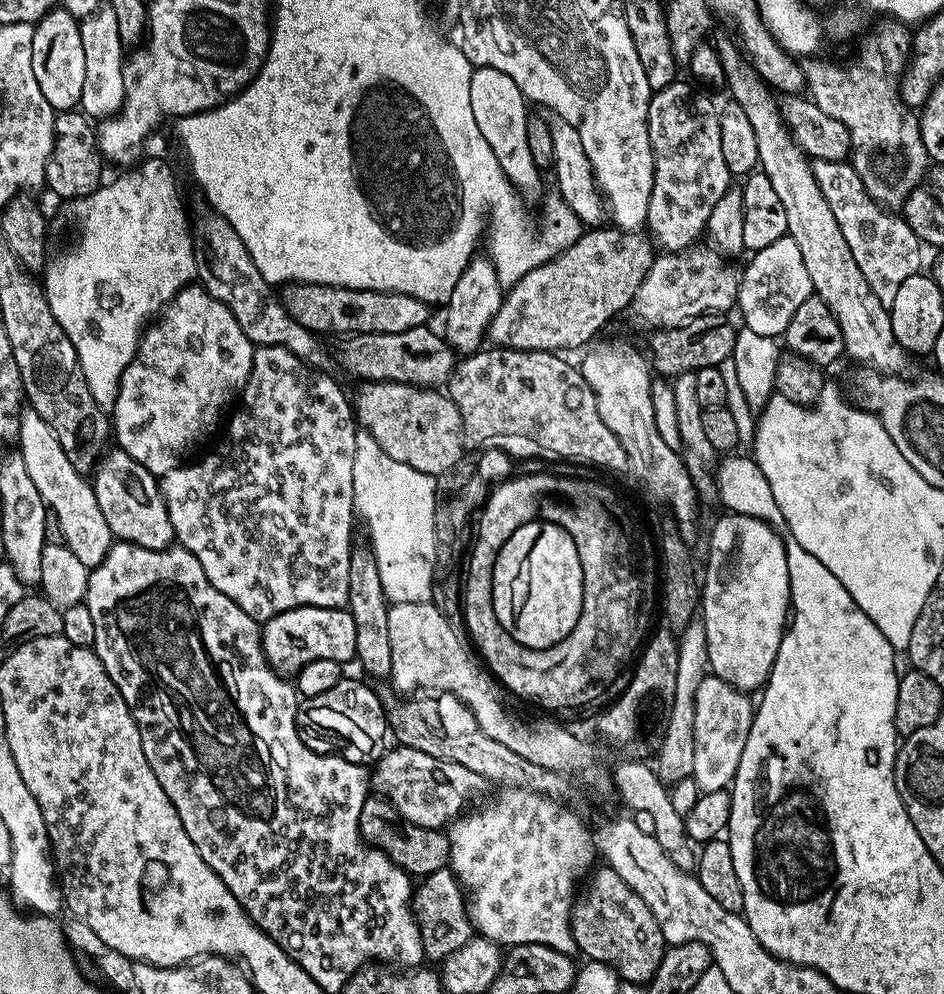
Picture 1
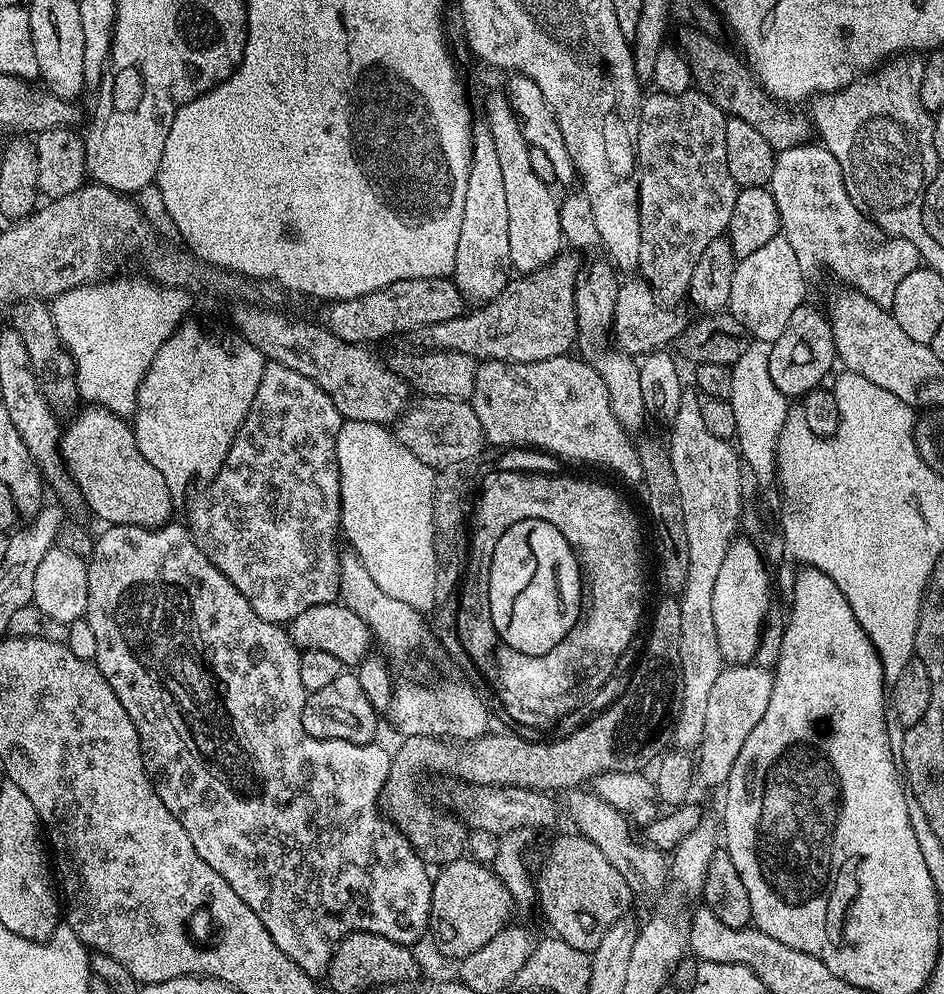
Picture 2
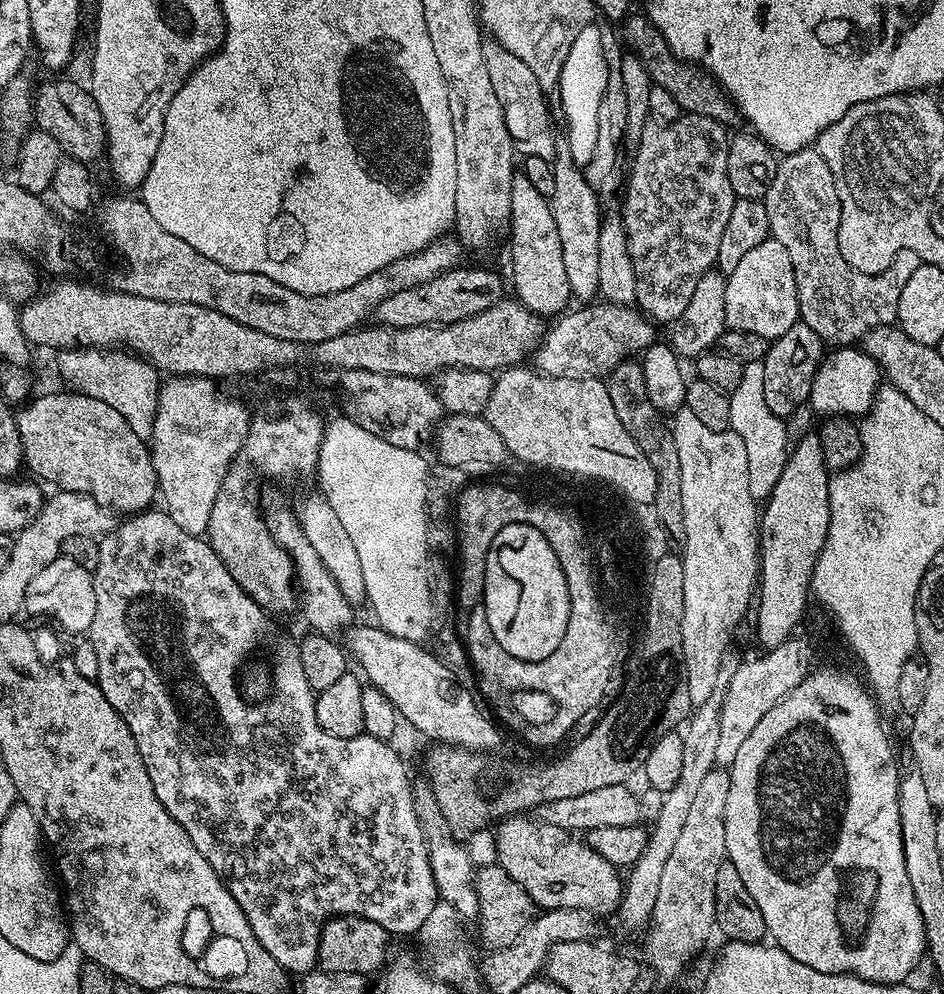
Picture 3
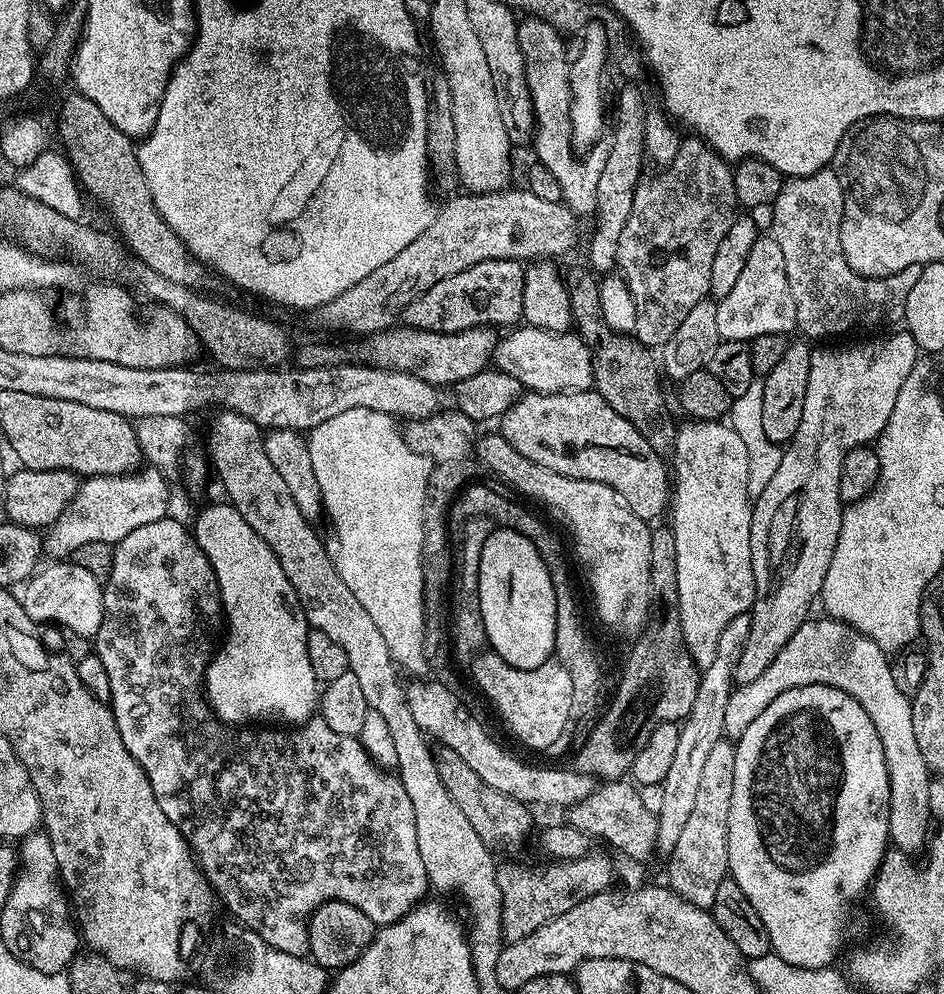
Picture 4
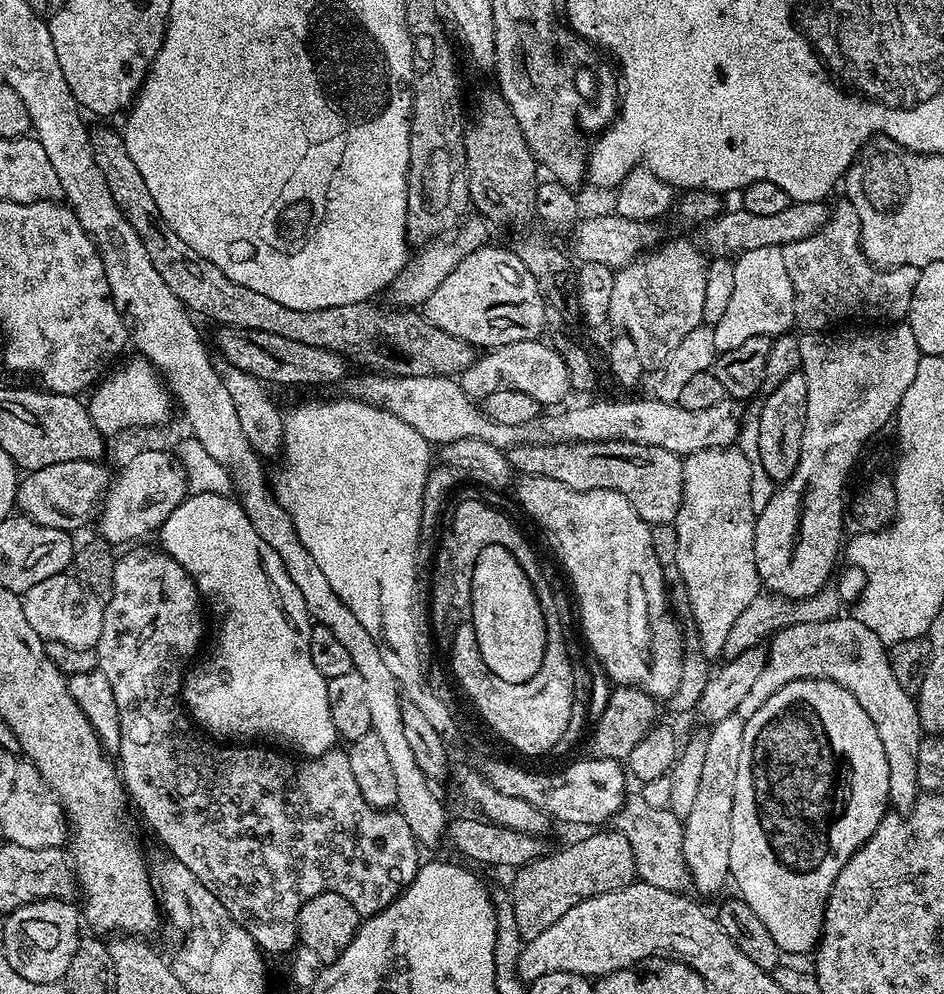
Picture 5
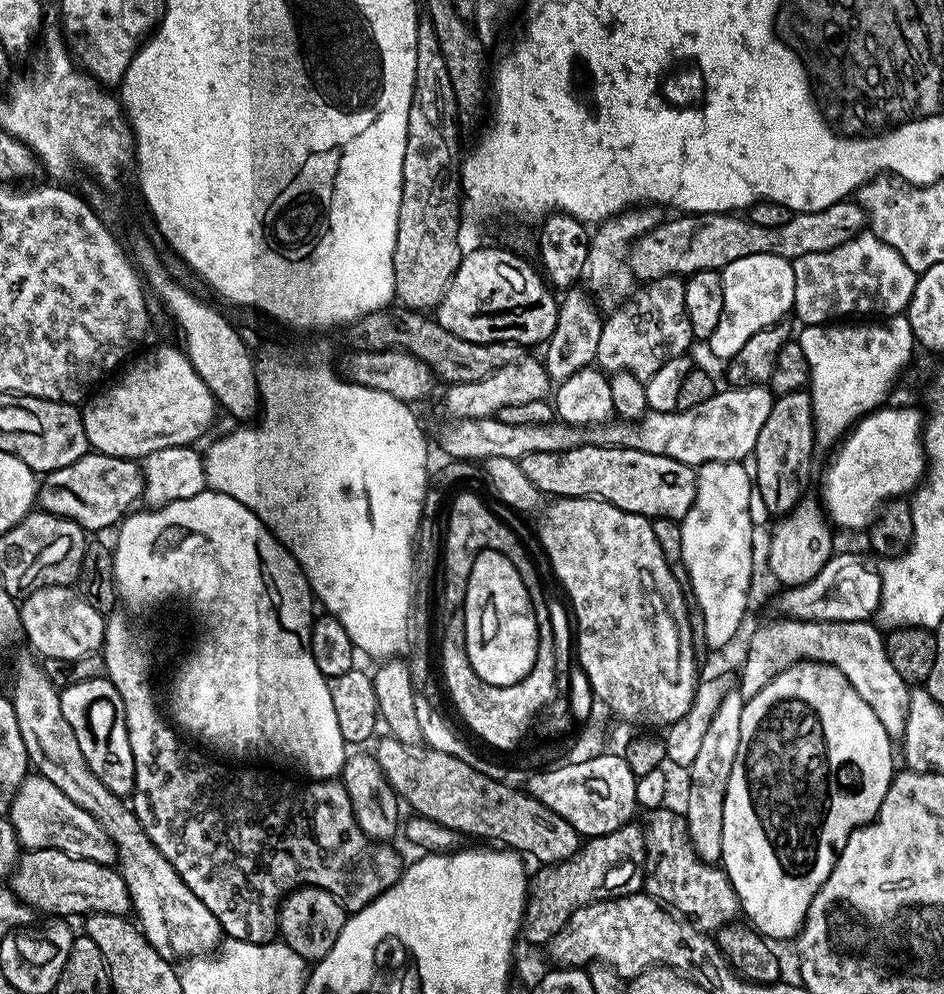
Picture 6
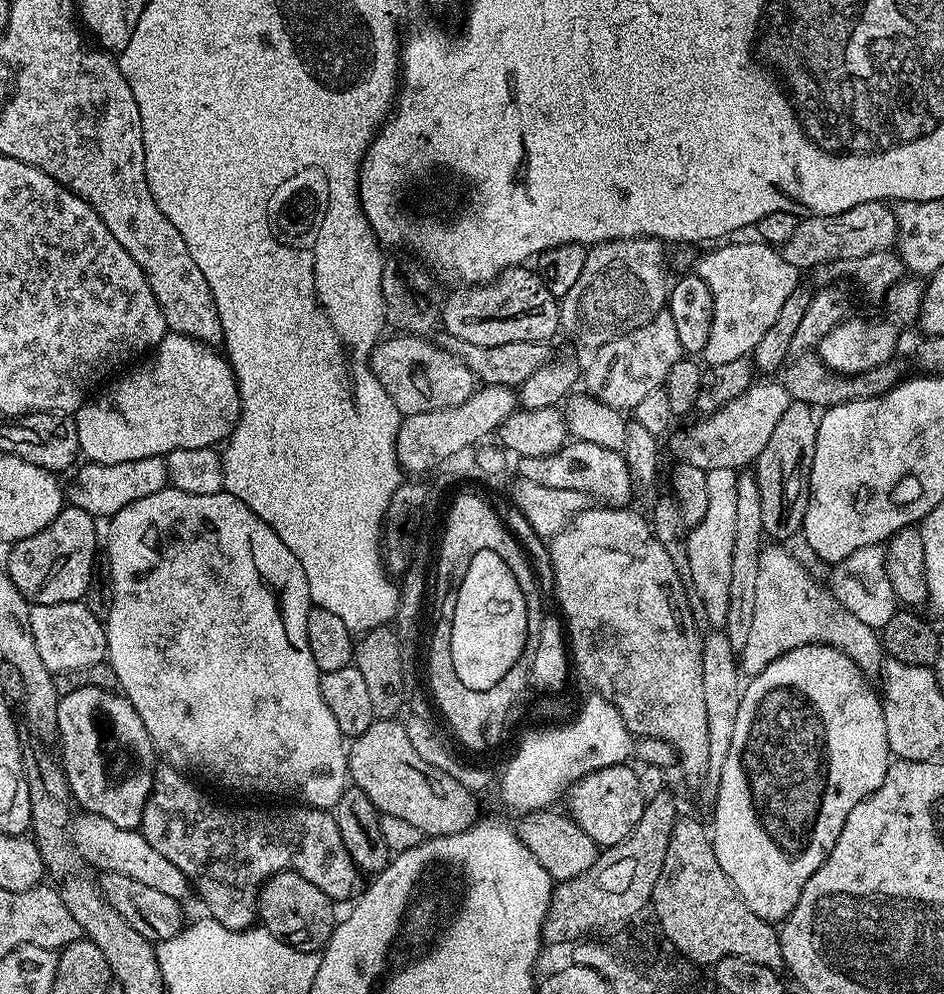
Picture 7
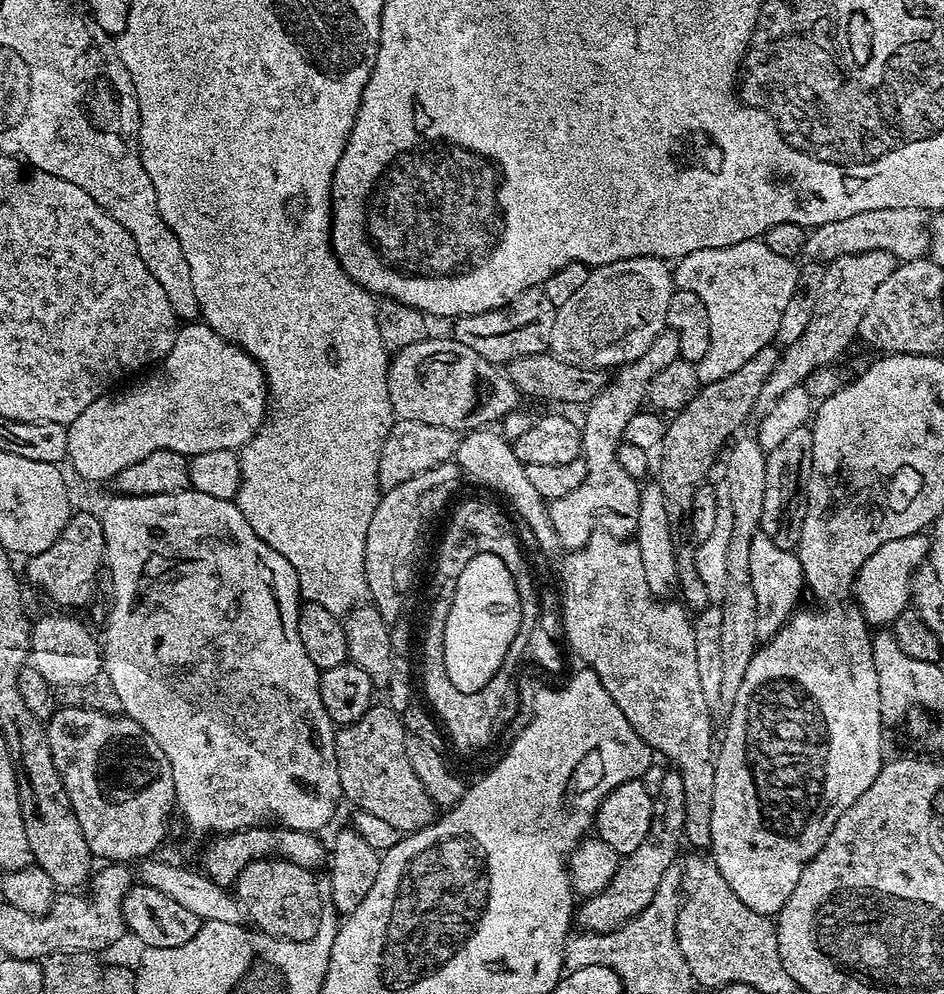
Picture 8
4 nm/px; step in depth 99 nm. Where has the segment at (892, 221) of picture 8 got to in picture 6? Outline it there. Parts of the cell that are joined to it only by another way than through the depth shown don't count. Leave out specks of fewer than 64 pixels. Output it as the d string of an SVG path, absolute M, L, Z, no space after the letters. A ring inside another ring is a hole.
M851 199L839 200L834 206L826 206L826 210L794 214L786 226L773 228L758 226L740 214L722 212L710 216L680 214L675 218L665 219L633 243L630 267L637 281L661 280L667 276L687 278L694 272L723 270L737 258L746 258L746 254L778 254L794 261L806 254L834 250L866 228L863 206Z

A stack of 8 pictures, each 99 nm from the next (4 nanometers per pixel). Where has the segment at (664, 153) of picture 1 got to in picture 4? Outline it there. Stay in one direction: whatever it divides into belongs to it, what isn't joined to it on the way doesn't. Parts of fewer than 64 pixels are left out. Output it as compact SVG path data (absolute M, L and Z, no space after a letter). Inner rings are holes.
M699 138L688 139L681 143L680 149L671 164L667 165L663 170L657 171L660 172L657 176L650 177L651 175L649 175L647 178L641 179L634 194L634 206L630 206L630 218L626 218L626 226L622 226L622 234L618 238L616 268L619 275L623 276L626 283L628 283L628 289L634 298L634 306L636 307L636 330L634 336L640 343L653 350L659 349L665 344L674 334L674 330L678 330L678 326L682 326L682 318L686 318L686 314L690 314L690 310L694 310L694 306L698 306L698 302L702 302L709 295L710 266L714 266L714 254L718 251L718 245L722 242L722 238L726 238L726 230L730 230L730 226L736 221L738 215L734 178L732 177L733 169L730 167L729 161L722 159L703 140Z

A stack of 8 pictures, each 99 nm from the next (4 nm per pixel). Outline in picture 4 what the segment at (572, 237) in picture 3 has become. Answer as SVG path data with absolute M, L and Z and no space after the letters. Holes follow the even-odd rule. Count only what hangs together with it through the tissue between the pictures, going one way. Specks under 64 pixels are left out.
M524 18L516 25L516 42L524 59L524 73L528 89L532 95L536 130L534 133L535 159L562 186L563 203L575 212L577 217L595 213L598 198L598 178L606 167L608 140L601 138L595 145L583 153L579 160L578 152L572 145L571 106L572 92L570 86L570 56L564 53L565 37L556 28L544 20Z

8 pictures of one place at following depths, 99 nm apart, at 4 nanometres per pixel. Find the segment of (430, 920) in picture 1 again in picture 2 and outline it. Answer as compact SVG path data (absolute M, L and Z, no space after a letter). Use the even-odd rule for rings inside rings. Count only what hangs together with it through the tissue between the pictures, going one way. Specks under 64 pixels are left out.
M461 858L443 865L439 869L440 873L435 873L432 881L432 918L430 921L430 936L436 939L436 944L440 947L440 952L444 956L453 956L456 962L465 960L474 950L482 950L486 942L494 938L503 928L509 927L514 909L514 901L510 890L496 877L495 871L484 864L479 864L476 860Z

